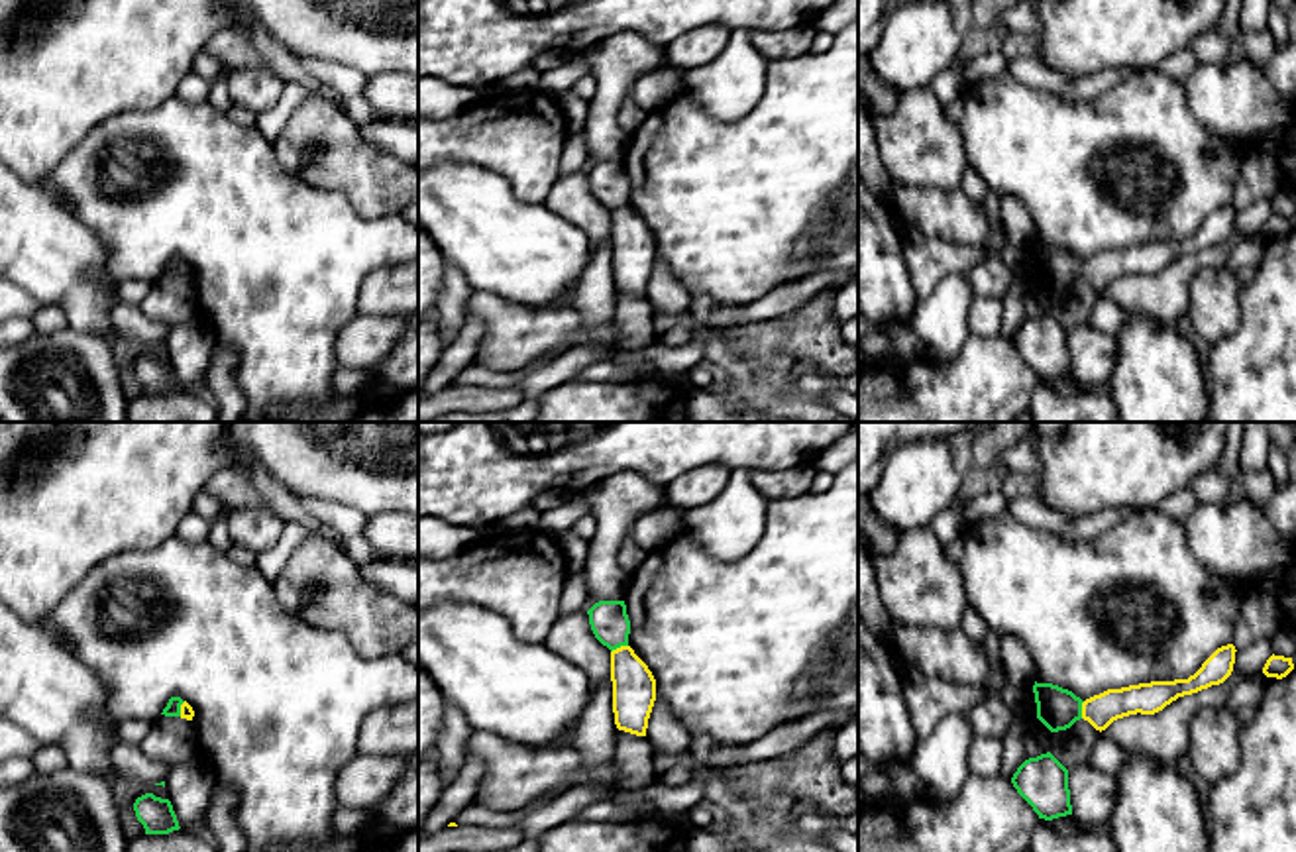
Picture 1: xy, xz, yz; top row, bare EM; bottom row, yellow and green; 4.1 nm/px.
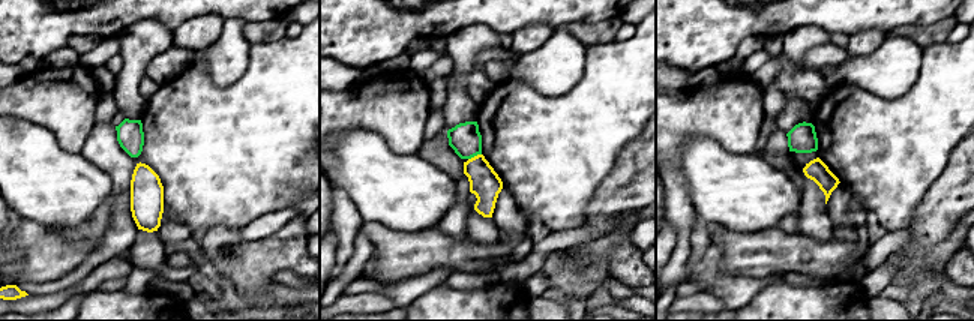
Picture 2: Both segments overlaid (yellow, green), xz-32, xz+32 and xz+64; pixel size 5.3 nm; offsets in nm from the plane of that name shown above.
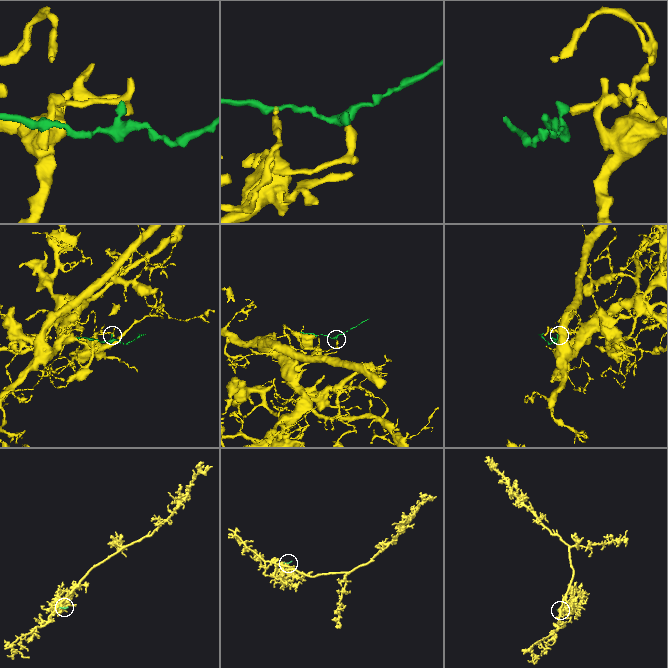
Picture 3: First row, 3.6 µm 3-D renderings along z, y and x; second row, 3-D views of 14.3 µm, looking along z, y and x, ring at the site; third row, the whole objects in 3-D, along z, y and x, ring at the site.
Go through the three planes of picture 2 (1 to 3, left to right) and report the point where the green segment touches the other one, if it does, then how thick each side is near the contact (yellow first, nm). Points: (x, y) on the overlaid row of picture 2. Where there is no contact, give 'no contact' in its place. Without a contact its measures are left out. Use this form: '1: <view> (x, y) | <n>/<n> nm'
1: no contact
2: xz+32 (474, 156) | 160/170 nm
3: no contact

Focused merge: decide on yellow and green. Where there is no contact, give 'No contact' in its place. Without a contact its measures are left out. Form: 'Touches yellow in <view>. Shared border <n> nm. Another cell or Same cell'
Touches yellow in xz. Shared border 80 nm. Another cell

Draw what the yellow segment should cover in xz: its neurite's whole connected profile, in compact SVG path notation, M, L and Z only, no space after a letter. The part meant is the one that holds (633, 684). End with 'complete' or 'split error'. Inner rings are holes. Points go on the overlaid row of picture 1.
M630 646L611 652L613 713L619 730L646 736L656 679Z; complete

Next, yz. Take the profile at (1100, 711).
M1233 644L1217 648L1188 679L1151 681L1094 695L1082 703L1082 719L1102 732L1117 719L1155 715L1178 697L1223 683L1233 671L1235 652Z; complete

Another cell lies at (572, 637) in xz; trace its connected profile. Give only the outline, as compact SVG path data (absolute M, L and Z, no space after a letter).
M585 609L558 616L544 644L581 667L593 691L611 677L611 650L595 638Z

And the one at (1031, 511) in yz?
M1019 497L1007 503L1007 510L1023 524L1033 528L1049 530L1068 542L1086 542L1094 540L1102 532L1109 530L1117 522L1125 520L1127 516L1139 512L1133 508L1106 508L1102 512L1082 516L1082 518L1068 518L1056 510L1051 510L1041 499L1037 497Z

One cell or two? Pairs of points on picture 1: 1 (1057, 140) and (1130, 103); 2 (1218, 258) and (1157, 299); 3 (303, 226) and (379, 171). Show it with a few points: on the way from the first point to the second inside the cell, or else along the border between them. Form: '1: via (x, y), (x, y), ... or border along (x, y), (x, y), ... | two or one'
1: via (1077, 140), (1098, 140), (1116, 122) | one
2: via (1202, 260), (1194, 262), (1173, 283) | one
3: border along (301, 179), (336, 189), (362, 216), (387, 214) | two

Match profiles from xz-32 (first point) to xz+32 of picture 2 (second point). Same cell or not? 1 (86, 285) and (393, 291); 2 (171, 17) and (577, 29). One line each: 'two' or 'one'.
1: one
2: two

